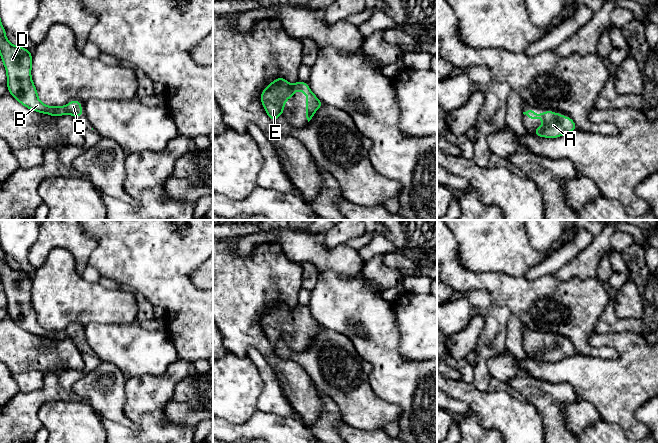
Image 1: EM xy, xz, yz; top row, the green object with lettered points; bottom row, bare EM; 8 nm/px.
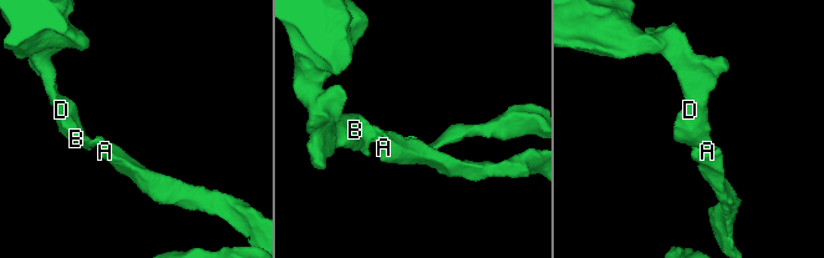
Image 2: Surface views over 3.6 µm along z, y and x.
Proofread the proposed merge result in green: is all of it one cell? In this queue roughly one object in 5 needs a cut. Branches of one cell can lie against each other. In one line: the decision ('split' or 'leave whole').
leave whole

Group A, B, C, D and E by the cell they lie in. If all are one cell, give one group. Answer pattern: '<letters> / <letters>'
A B C D E

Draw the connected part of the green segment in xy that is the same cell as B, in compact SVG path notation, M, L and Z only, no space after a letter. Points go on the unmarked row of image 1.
M0 245L0 280L7 296L9 317L25 331L52 340L66 337L81 341L83 336L80 325L72 324L62 331L46 330L39 323L31 303L31 276L21 270L12 269L5 260L6 254Z

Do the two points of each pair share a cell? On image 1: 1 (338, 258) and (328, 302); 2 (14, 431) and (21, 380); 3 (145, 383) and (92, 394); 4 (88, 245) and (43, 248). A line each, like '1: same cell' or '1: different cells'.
1: different cells
2: different cells
3: different cells
4: same cell

